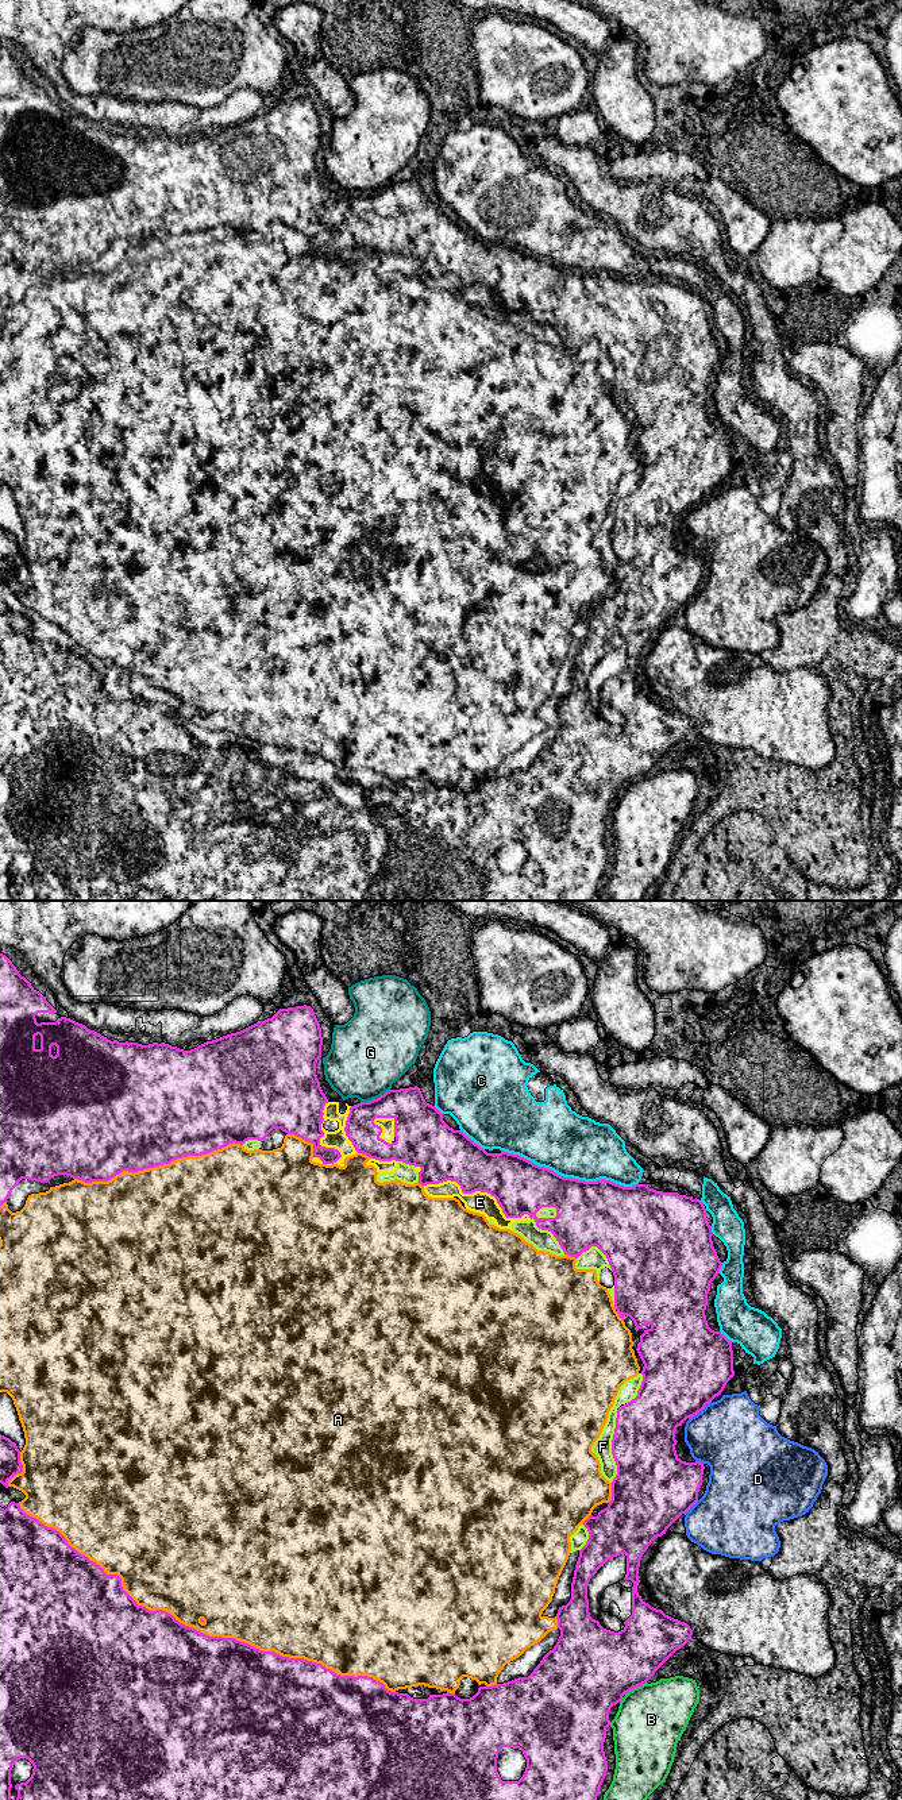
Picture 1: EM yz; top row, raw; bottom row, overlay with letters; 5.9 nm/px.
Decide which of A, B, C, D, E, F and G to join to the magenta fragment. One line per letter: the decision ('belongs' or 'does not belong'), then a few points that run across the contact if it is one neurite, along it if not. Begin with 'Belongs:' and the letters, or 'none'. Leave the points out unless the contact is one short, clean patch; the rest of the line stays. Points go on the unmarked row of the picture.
Belongs: A, E, F
A: belongs
B: does not belong
C: does not belong
D: does not belong
E: belongs
F: belongs
G: does not belong

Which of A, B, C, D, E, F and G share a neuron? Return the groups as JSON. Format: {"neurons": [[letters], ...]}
{"neurons": [["A", "E", "F"], ["B"], ["C"], ["D"], ["G"]]}

